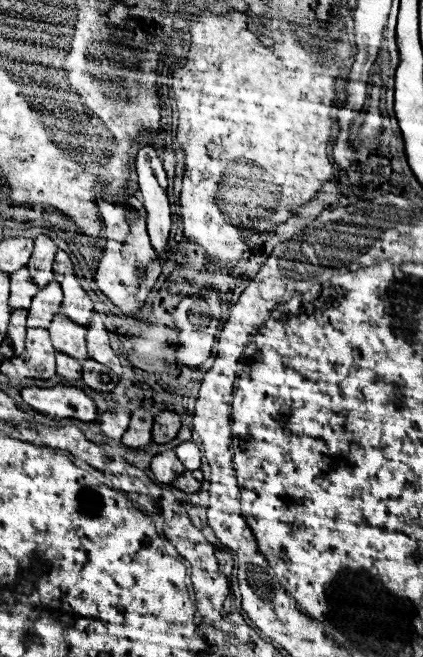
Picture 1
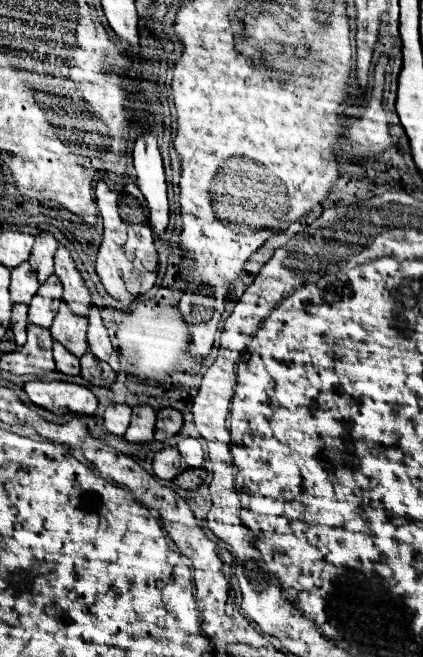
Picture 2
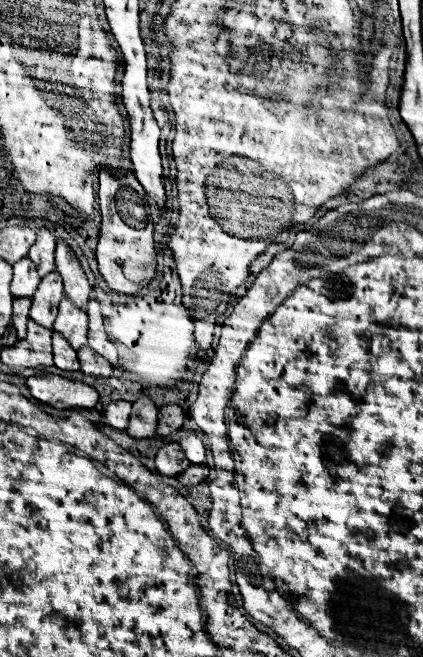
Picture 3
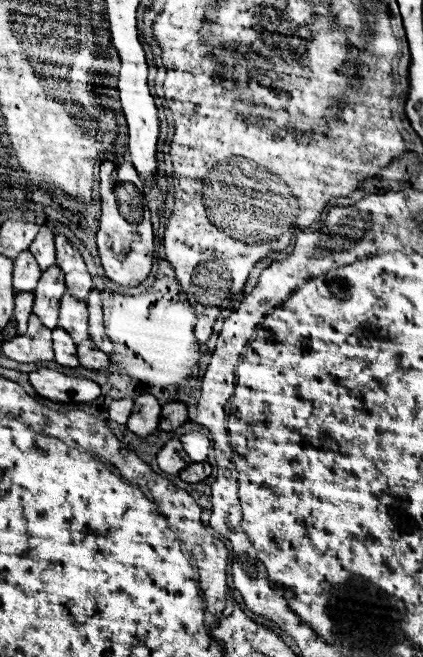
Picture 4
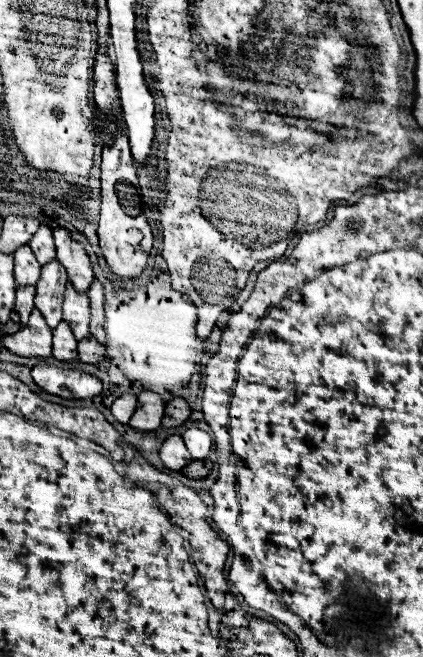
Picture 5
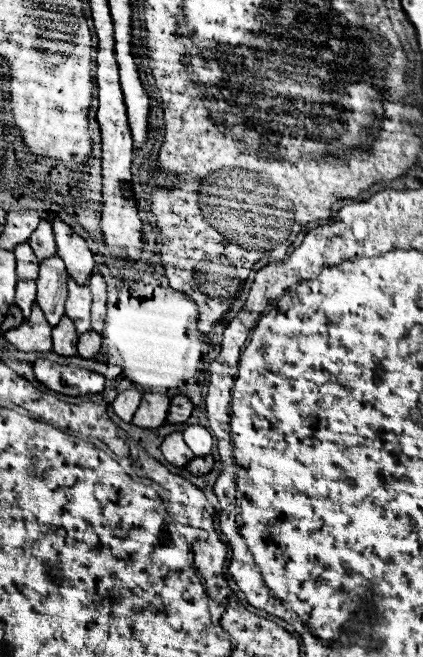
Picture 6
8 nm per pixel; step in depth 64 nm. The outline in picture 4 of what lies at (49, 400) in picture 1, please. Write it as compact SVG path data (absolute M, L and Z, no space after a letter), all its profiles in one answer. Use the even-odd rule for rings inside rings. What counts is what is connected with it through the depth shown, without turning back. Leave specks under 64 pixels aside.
M38 368L30 372L34 390L54 402L92 402L100 396L100 386L88 378L66 376L58 370Z

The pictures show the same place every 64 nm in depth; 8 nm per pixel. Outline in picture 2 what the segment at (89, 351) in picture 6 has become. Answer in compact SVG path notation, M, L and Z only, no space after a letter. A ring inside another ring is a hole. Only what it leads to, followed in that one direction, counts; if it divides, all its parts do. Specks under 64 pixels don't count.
M86 352L80 358L80 364L82 364L82 376L92 384L110 386L112 382L116 382L116 372L106 362L98 360L92 352Z

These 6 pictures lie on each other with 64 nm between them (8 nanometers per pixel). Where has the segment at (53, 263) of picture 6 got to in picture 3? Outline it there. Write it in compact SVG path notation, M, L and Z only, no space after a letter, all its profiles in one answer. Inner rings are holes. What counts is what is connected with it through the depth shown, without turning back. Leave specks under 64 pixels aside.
M58 272L46 274L40 280L38 290L32 296L30 318L36 320L38 324L42 324L44 328L52 328L62 296L64 296L64 292L62 292L62 276Z

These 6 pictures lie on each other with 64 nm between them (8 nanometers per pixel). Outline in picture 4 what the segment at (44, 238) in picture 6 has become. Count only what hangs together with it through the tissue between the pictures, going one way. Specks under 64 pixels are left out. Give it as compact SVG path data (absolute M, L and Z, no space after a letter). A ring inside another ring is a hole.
M40 226L38 236L34 238L34 242L30 244L30 252L34 254L34 258L38 260L40 268L46 270L50 266L56 264L56 252L54 252L54 234L46 228Z

